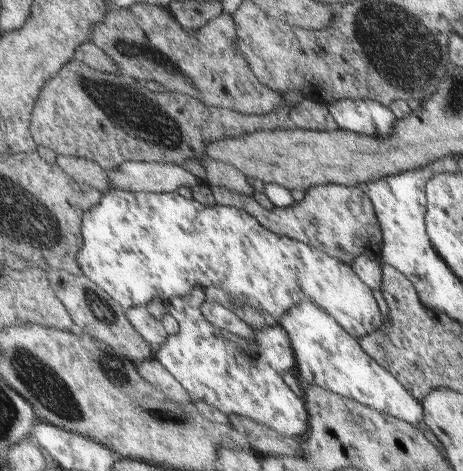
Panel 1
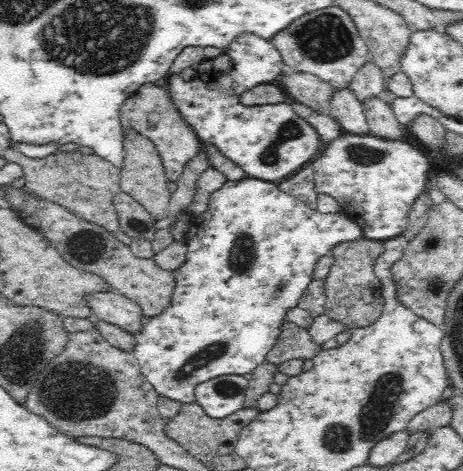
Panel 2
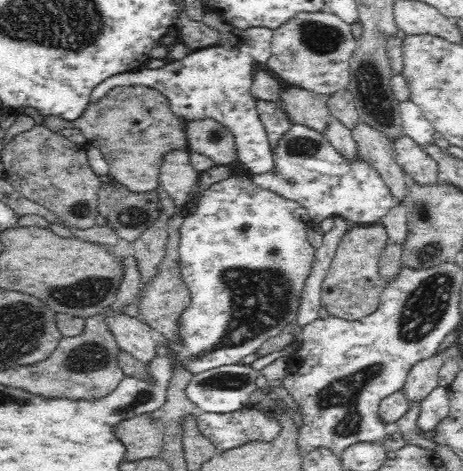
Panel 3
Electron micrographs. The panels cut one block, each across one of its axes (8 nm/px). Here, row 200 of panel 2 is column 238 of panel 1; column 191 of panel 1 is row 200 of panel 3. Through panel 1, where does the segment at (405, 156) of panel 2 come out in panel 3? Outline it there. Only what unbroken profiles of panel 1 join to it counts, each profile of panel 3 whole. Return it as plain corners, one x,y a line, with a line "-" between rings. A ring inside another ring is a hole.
294,124
288,134
272,146
276,170
270,174
250,174
250,180
286,200
298,202
312,224
322,224
326,218
346,216
360,226
374,226
396,208
400,202
392,196
382,176
364,160
344,158
324,136
324,132

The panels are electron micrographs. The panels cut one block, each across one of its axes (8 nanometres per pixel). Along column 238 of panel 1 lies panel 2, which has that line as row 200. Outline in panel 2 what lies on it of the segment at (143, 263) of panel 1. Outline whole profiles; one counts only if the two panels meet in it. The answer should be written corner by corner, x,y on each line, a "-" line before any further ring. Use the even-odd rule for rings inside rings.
244,178
244,180
236,180
236,182
226,182
220,190
216,190
210,196
210,206
208,210
198,216
196,220
192,220
192,230
186,234
186,246
188,246
188,258
184,262
184,266
180,266
174,276
176,276
176,290
172,294
172,306
168,306
168,310
164,310
160,316
156,318
146,318
144,316
144,330
134,334
136,338
136,346
134,346
134,356
138,360
140,372
146,378
146,382
154,388
154,392
160,398
170,398
172,402
182,402
182,406
186,404
194,404
196,402
196,386
202,382
210,382
212,378
220,378
220,376
244,376
250,374
258,364
266,362
268,352
278,344
280,334
282,334
282,326
288,320
288,312
294,310
300,302
300,298
304,296
304,292
308,290
308,286
314,282
314,274
316,274
316,266
320,262
320,258
324,258
328,252
332,252
332,248
340,242
354,242
354,240
362,240
362,228
348,216
338,214
322,214
314,208
308,208
300,198
280,190
274,182
264,182
258,178

